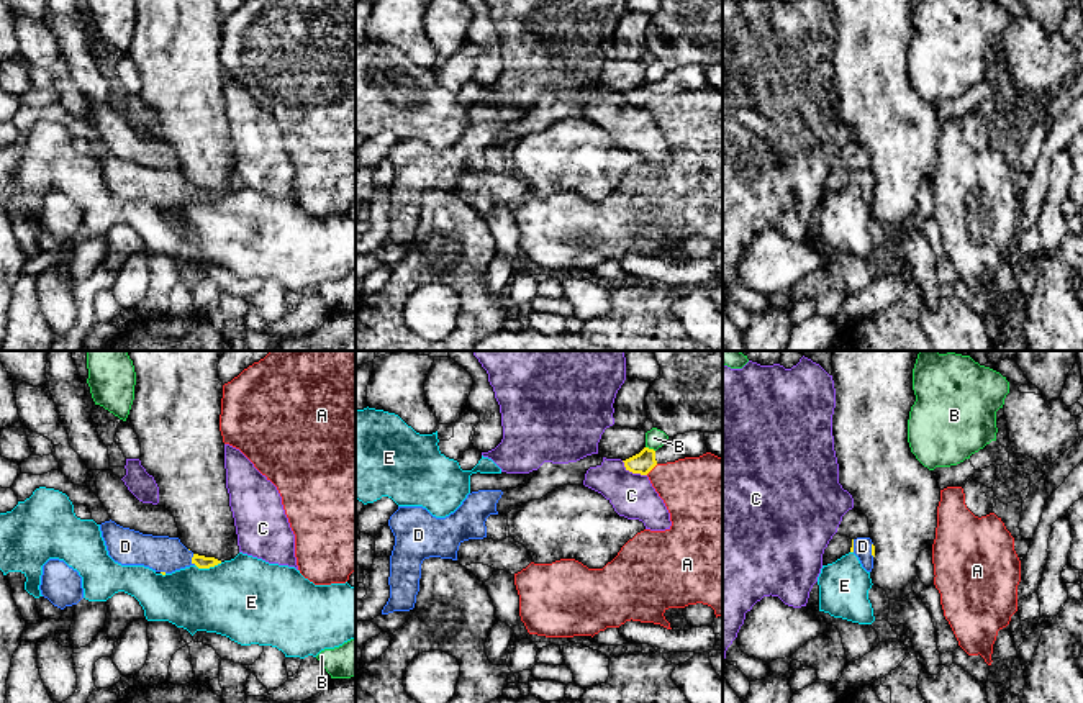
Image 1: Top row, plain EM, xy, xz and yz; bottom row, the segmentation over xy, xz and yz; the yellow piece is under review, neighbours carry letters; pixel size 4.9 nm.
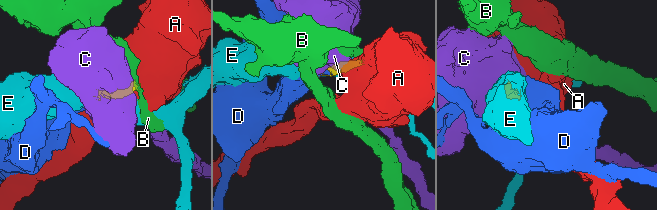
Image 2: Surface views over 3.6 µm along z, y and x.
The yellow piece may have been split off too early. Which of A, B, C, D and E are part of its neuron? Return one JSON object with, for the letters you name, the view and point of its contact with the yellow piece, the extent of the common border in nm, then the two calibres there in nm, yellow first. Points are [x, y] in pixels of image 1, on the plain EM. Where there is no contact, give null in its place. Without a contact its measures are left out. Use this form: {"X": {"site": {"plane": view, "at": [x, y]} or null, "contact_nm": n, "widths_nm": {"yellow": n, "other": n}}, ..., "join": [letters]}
{"D": {"site": {"plane": "xy", "at": [192, 192]}, "contact_nm": 60, "widths_nm": {"yellow": 60, "other": 180}}, "join": ["D"]}

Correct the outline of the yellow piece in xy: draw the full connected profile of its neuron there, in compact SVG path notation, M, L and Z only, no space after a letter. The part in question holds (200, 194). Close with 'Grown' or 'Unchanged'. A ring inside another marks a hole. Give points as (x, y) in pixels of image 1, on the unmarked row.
M115 154L100 157L108 188L121 198L144 198L162 208L197 198L210 202L221 193L193 187L179 170L143 167Z. Grown

